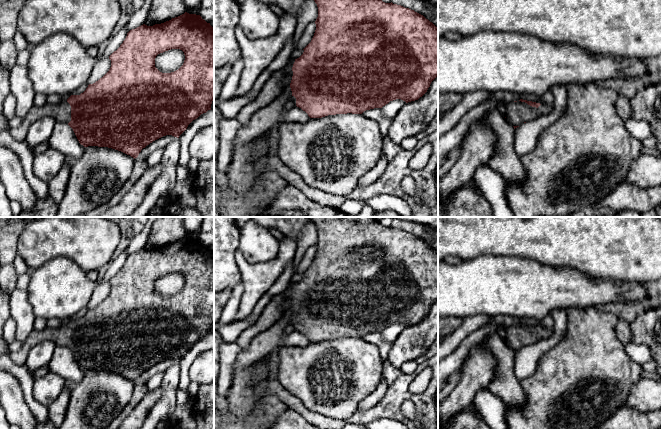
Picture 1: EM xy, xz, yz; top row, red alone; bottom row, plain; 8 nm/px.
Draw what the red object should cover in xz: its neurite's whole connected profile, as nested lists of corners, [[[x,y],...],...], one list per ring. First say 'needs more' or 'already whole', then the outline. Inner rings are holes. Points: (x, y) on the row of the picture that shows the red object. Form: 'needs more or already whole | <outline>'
needs more | [[[314,0],[318,7],[315,21],[316,30],[311,42],[303,49],[303,54],[295,59],[282,80],[283,91],[289,85],[292,96],[296,98],[296,106],[305,111],[310,118],[322,118],[336,114],[362,114],[366,110],[382,108],[390,101],[401,99],[406,103],[418,100],[438,76],[438,28],[423,15],[401,5],[385,3],[382,0]]]

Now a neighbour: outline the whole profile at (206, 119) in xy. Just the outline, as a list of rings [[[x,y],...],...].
[[[214,109],[208,110],[206,113],[201,114],[197,119],[193,120],[187,127],[187,129],[179,136],[180,140],[180,158],[178,164],[184,166],[191,178],[191,184],[194,181],[195,172],[188,169],[188,162],[191,158],[189,152],[189,145],[194,135],[206,126],[214,126]]]

